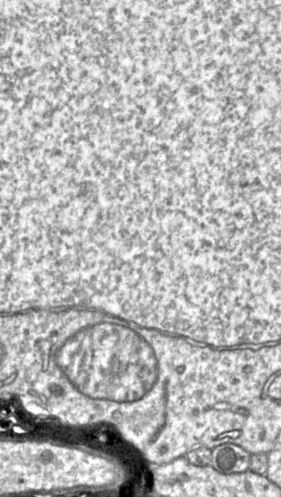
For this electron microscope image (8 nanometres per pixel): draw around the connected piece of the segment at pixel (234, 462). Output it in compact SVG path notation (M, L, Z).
M221 444L212 450L210 465L224 474L242 473L249 470L251 454L233 444Z

